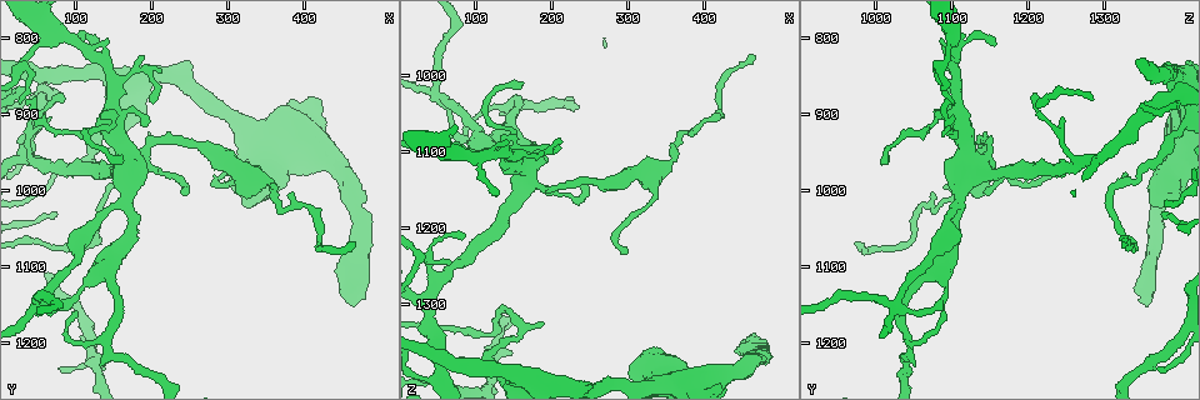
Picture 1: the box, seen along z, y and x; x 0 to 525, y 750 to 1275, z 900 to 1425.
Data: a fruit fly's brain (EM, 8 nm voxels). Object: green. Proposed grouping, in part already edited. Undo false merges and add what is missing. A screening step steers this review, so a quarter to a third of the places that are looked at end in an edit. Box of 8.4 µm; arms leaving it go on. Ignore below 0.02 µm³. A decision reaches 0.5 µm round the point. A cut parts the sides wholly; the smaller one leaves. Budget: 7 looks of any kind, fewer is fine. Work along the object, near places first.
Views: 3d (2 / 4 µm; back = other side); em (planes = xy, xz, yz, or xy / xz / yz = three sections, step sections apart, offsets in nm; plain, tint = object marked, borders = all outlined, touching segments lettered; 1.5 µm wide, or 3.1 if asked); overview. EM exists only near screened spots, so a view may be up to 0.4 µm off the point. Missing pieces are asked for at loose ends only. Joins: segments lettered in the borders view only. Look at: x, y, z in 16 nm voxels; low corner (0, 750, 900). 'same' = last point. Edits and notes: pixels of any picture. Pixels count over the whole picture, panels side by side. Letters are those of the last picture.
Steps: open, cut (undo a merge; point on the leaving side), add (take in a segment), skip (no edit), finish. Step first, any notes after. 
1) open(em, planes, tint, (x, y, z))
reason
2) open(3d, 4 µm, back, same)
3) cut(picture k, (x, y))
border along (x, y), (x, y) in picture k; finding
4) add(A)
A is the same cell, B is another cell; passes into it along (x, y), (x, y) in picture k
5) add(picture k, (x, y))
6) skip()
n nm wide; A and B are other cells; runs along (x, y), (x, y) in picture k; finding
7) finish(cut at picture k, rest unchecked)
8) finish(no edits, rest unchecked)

open(3d, 4 µm, (55, 1150, 1020))
closes a loop

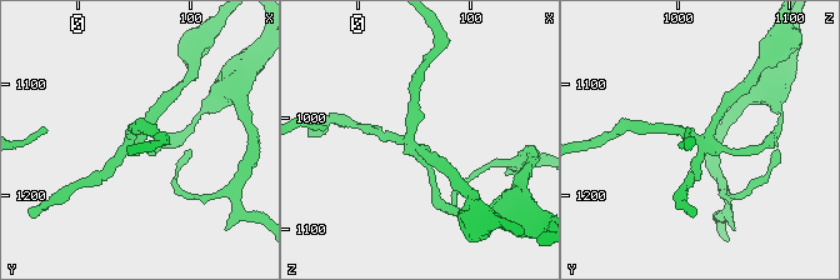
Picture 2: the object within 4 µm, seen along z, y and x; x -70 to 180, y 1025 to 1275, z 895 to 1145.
open(em, xz, step 4, tint, (54, 1148, 1022))

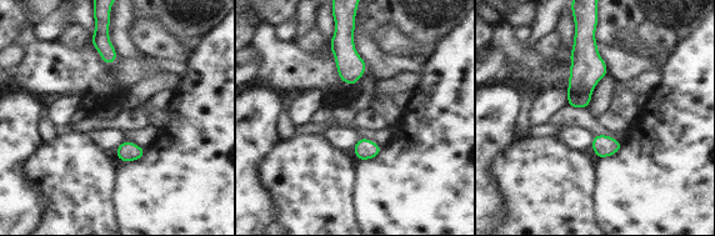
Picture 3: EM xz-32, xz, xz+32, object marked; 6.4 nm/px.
open(em, xz, step 4, borders, same)
see the neighbours

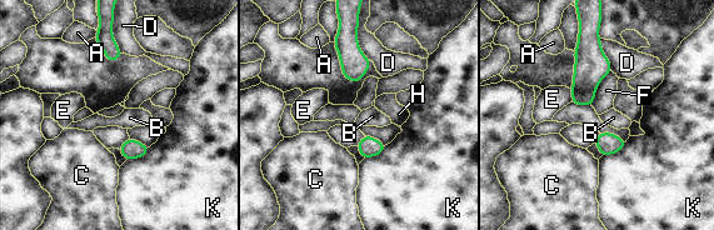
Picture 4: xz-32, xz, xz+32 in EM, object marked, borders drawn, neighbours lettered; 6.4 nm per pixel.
skip()
100 nm wide; A, B, C, D, E, F, H and K are other cells; border along (610, 70), (597, 88), (590, 104) in picture 4; continuous, no second cell

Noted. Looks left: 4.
open(3d, 4 µm, back, (75, 1230, 1370))
tapers out

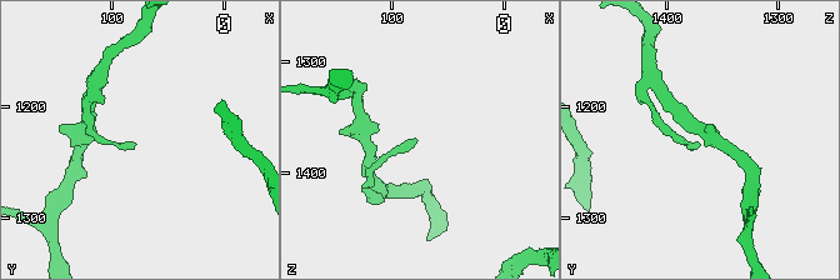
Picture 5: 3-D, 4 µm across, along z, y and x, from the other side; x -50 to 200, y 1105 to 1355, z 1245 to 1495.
open(em, planes, borders, (74, 1236, 1368))

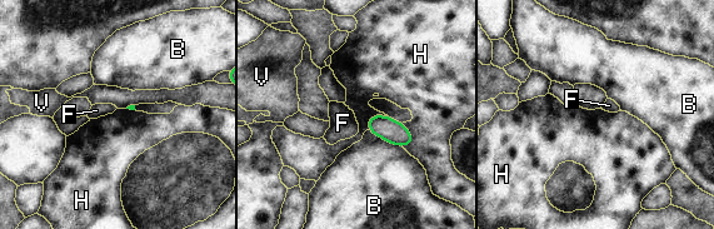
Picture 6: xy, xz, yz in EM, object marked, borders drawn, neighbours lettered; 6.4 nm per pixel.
skip()
B, F, H and V are other cells; border along (387, 115), (373, 115), (368, 129) in picture 6; no lettered segment goes on from it

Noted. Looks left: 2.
open(3d, 2 µm, (465, 1150, 1355))
end of a long branch

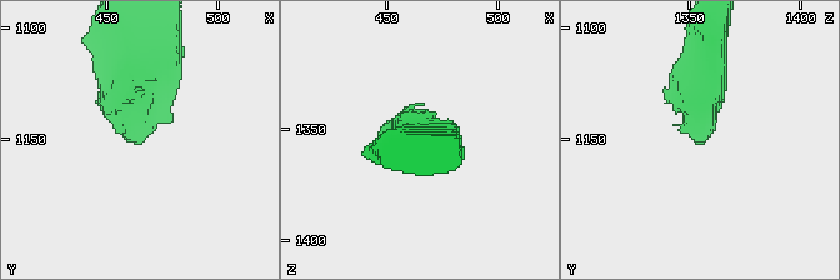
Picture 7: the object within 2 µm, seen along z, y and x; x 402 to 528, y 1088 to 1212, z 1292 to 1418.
open(em, planes, borders, (464, 1150, 1355))
shape alone is not enough

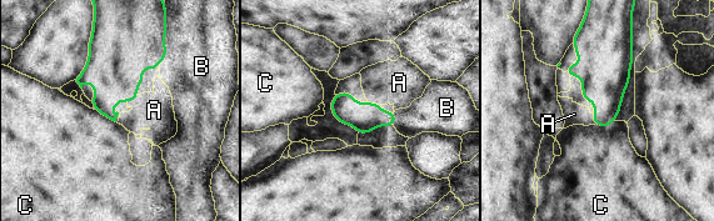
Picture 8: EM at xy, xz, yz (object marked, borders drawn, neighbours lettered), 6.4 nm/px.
add(A)
C touches over 160 nm; A is the same cell, B and C are other cells; it goes on there

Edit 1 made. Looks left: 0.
finish(add at picture 8, rest unchecked)

